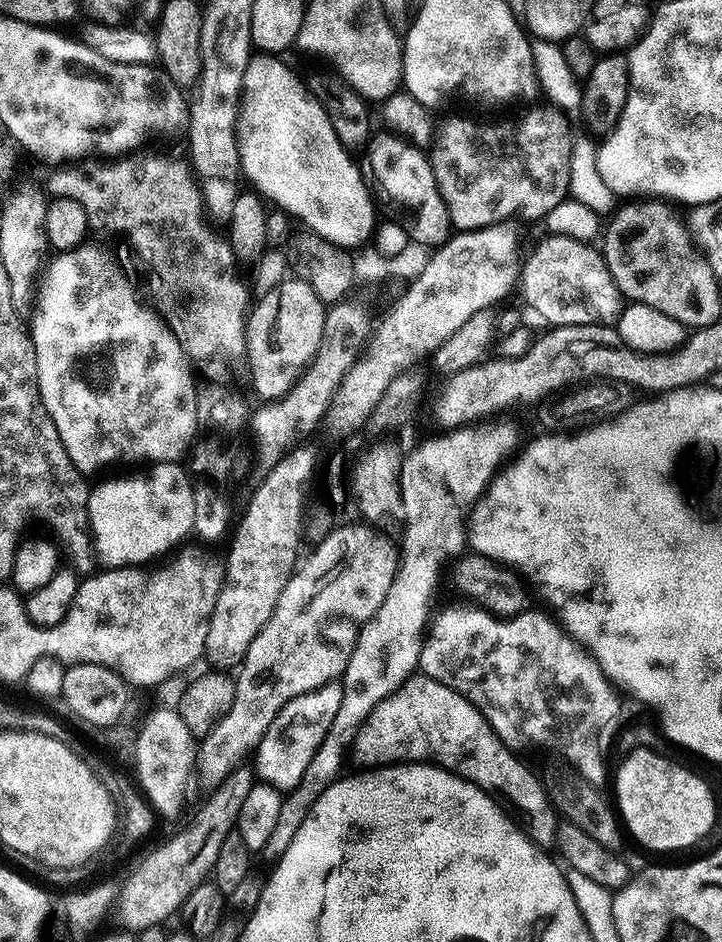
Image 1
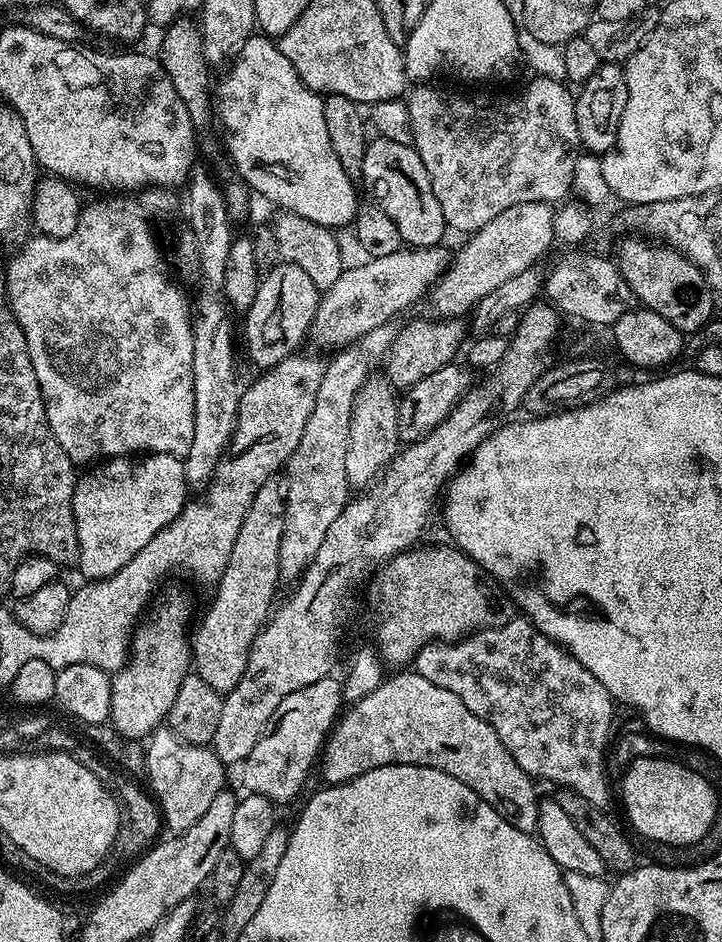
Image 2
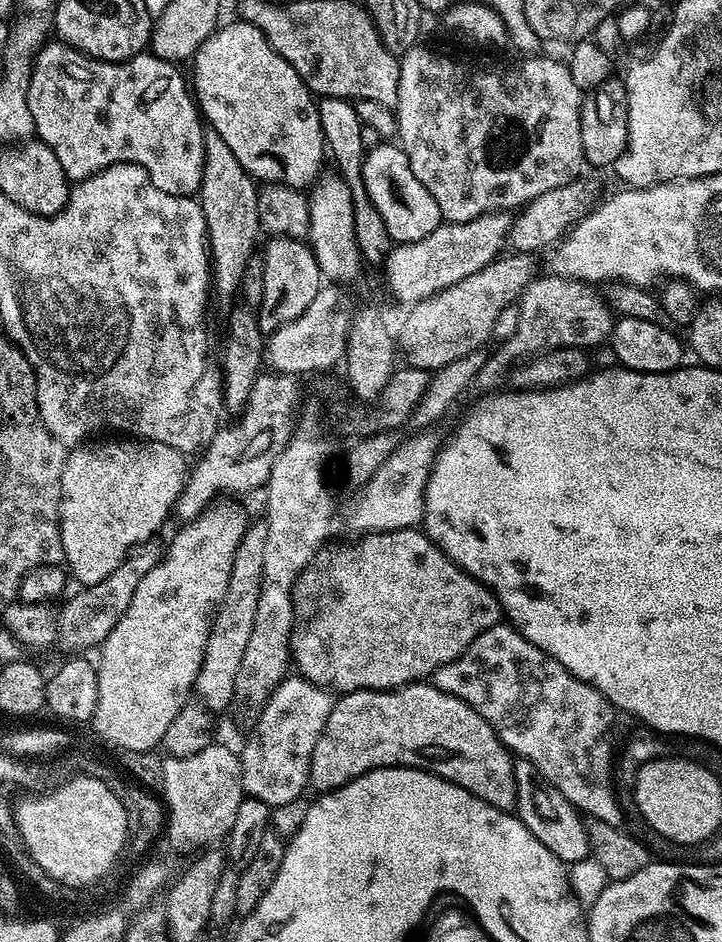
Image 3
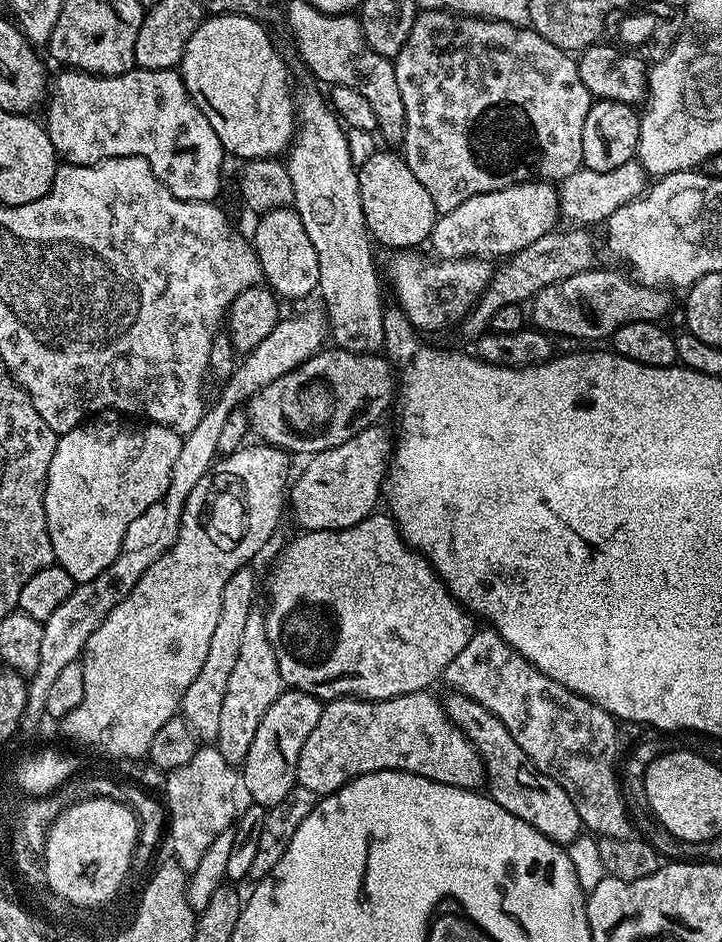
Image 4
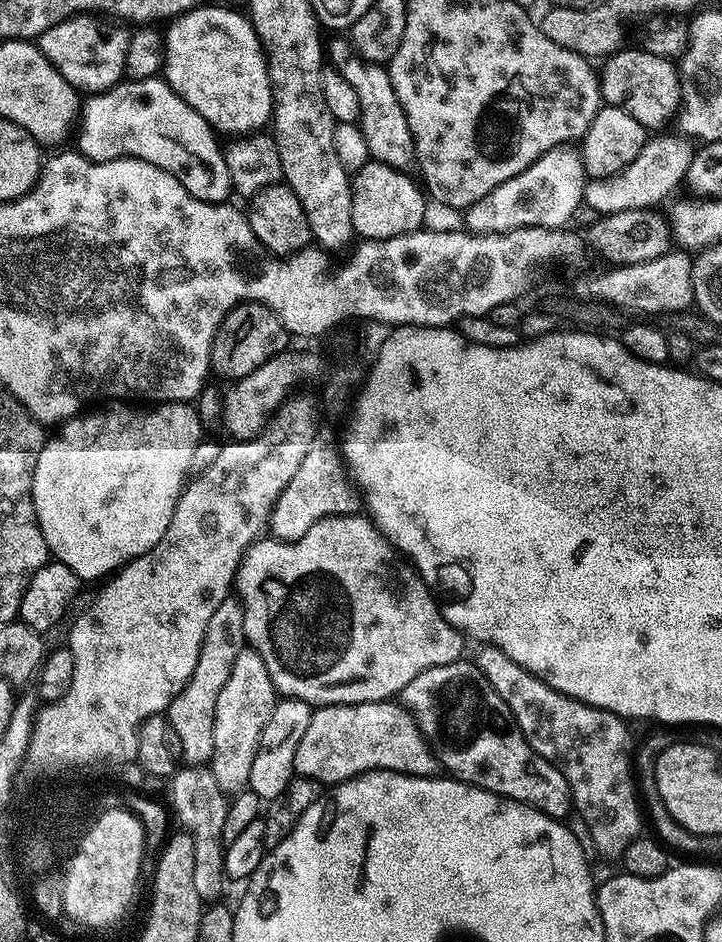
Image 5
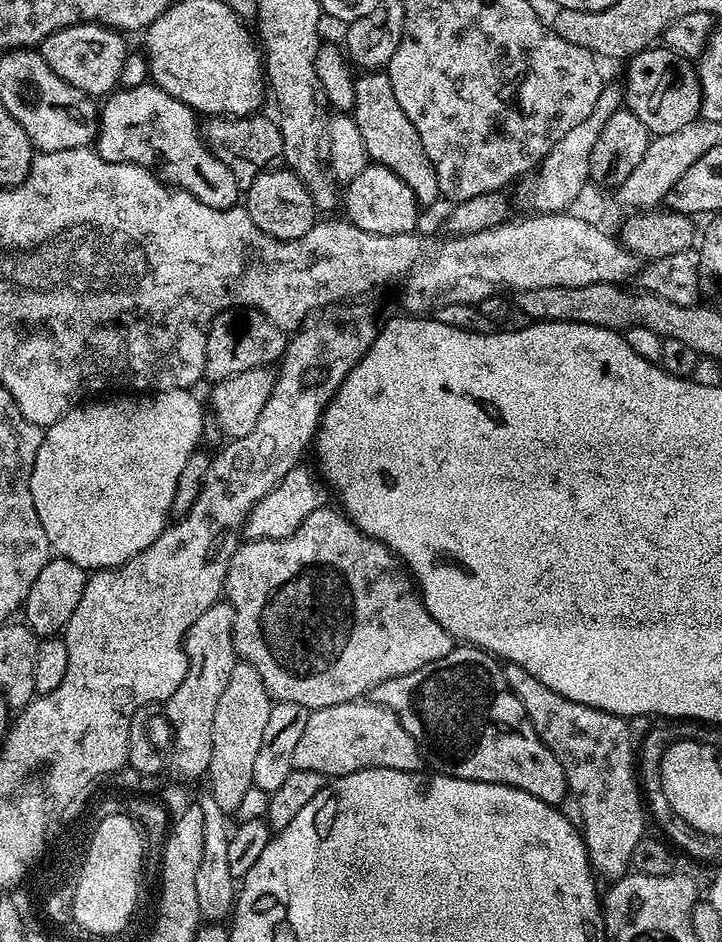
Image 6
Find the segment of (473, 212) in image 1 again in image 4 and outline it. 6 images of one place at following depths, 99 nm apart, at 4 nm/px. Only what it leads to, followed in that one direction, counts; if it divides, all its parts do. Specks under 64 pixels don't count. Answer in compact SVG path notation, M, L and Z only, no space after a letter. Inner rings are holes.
M424 10L417 15L414 30L410 30L410 38L406 38L406 46L402 46L394 63L402 106L406 106L402 155L410 170L414 170L414 178L426 186L426 194L430 194L437 213L443 214L462 206L462 202L466 202L466 198L474 198L474 194L486 194L515 184L526 184L529 180L559 182L582 167L582 126L586 126L586 114L594 103L594 97L586 90L586 86L582 86L577 61L569 53L554 46L554 42L546 42L546 38L539 36L531 26L485 20L479 16L461 16L455 12Z

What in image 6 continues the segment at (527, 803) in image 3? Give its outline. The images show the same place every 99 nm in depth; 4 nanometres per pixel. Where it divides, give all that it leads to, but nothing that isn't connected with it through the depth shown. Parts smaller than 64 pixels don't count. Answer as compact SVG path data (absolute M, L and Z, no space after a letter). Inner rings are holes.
M471 646L453 647L446 658L438 658L438 662L430 662L430 666L422 666L422 670L414 670L374 686L370 700L389 708L397 716L402 726L406 726L406 734L413 736L420 745L423 763L437 773L463 780L505 784L526 790L528 794L542 798L542 802L557 806L563 805L564 796L569 795L562 762L558 762L558 758L554 758L552 751L538 738L532 719L526 714L526 706L522 706L509 690L501 661L491 652Z

